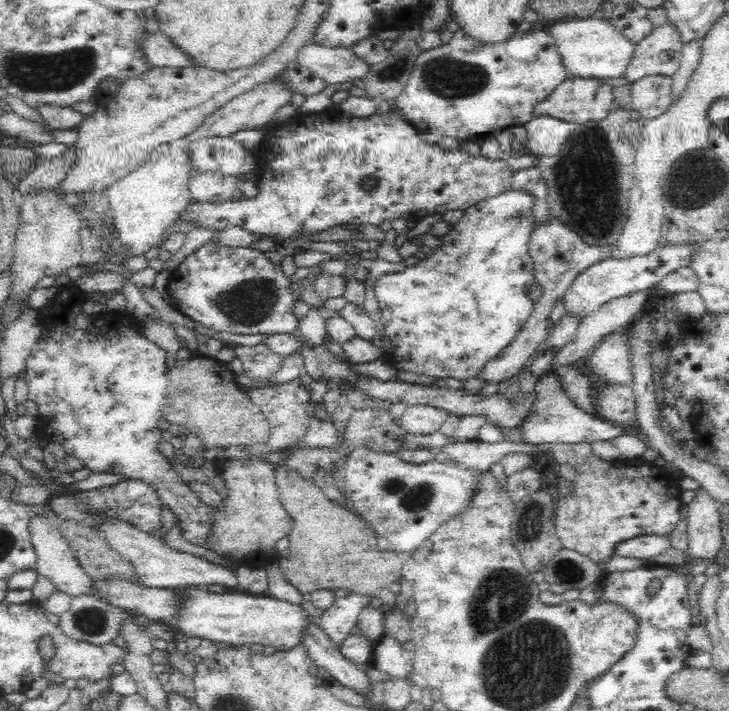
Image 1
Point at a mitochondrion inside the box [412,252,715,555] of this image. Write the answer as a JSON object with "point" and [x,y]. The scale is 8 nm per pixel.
{"point":[530,528]}

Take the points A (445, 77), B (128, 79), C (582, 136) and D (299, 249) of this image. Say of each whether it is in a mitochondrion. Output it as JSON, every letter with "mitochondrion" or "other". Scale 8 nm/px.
{"A":"mitochondrion","B":"other","C":"mitochondrion","D":"other"}

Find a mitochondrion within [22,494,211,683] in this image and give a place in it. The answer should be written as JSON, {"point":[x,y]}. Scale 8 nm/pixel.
{"point":[91,621]}

